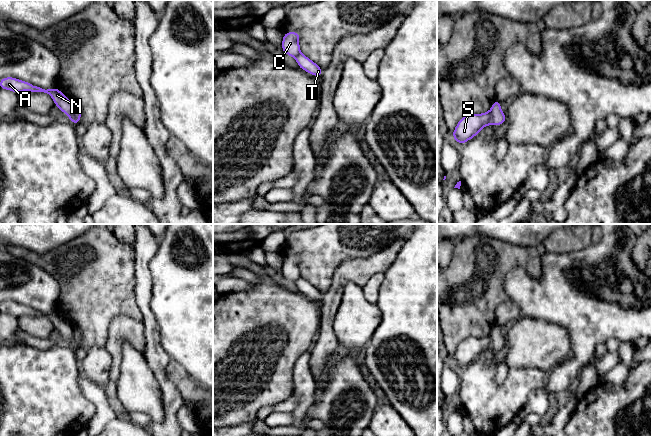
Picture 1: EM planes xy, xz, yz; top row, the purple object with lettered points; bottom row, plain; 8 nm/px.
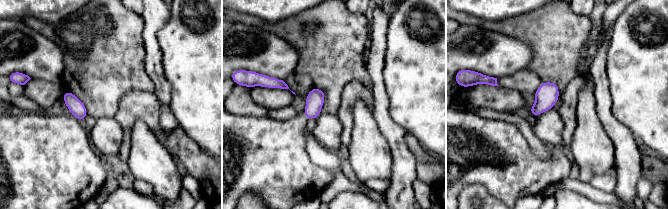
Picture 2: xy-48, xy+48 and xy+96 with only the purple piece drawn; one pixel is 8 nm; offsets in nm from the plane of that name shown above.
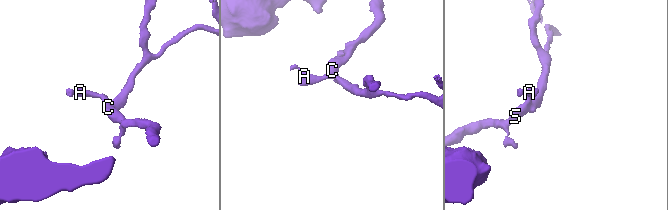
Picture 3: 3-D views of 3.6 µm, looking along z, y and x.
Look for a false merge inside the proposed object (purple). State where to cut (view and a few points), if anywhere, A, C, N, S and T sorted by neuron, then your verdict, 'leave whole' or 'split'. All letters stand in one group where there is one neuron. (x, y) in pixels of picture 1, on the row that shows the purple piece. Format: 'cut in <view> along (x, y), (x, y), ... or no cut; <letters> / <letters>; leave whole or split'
cut in xy along (72, 104), (73, 122); A C N S / T; split

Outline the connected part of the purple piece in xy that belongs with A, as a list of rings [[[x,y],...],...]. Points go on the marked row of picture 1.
[[[9,76],[0,80],[0,88],[2,90],[11,90],[17,95],[23,91],[47,93],[53,99],[55,107],[58,107],[66,114],[70,118],[70,122],[73,123],[74,121],[74,107],[72,101],[66,97],[64,92],[58,90],[55,86],[45,90],[29,82]]]

